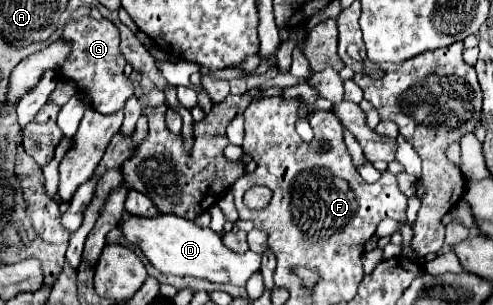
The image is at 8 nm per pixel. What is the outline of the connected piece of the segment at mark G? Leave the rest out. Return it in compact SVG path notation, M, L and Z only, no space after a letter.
M81 17L69 21L61 37L73 41L73 49L71 55L57 67L57 75L63 79L77 81L81 93L89 97L91 107L95 111L105 115L119 111L125 105L125 101L133 95L133 83L124 75L127 62L119 53L119 29L107 19L95 21L93 17Z

